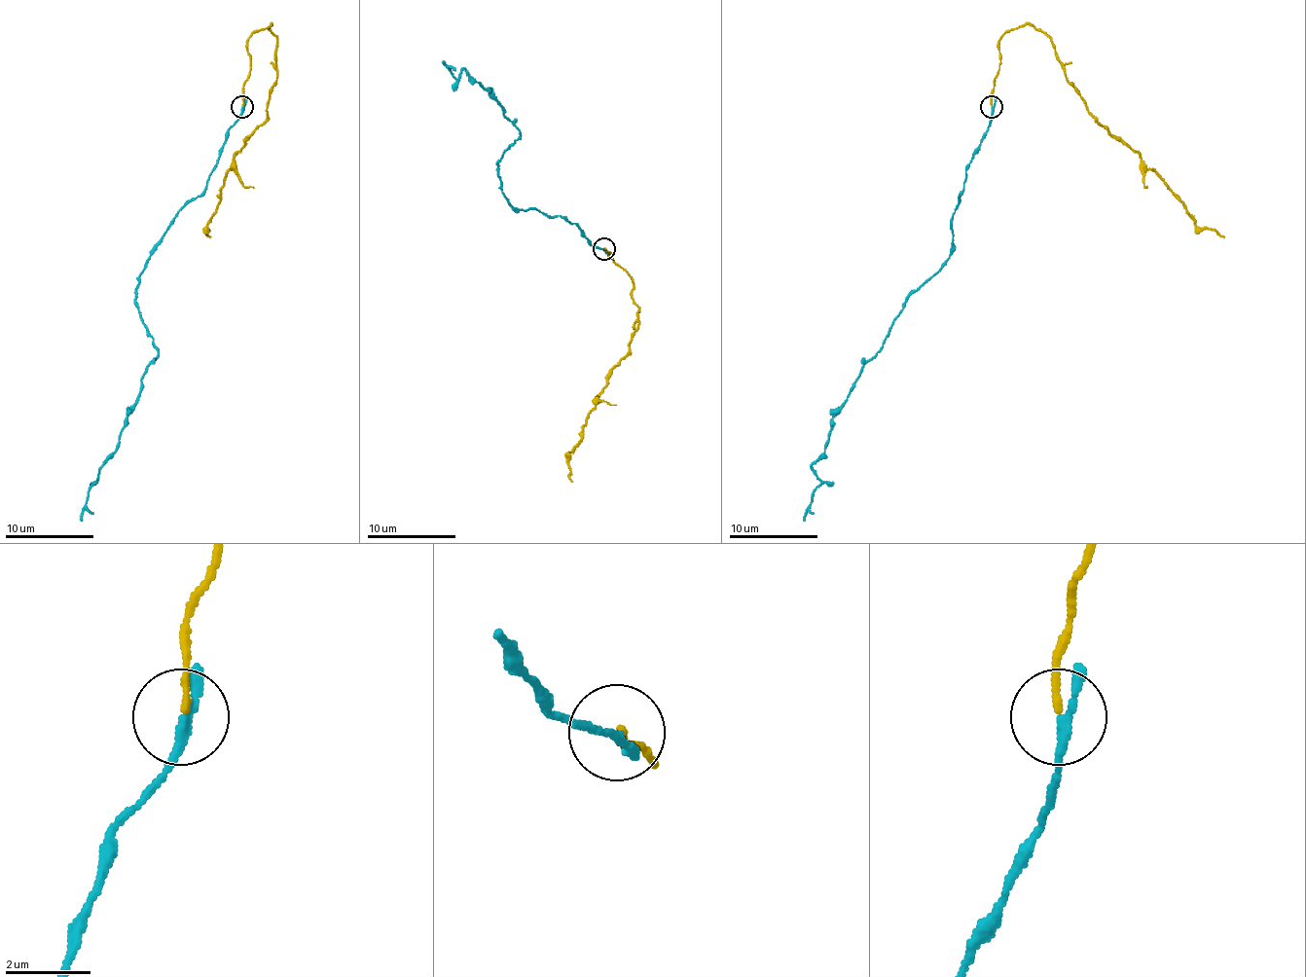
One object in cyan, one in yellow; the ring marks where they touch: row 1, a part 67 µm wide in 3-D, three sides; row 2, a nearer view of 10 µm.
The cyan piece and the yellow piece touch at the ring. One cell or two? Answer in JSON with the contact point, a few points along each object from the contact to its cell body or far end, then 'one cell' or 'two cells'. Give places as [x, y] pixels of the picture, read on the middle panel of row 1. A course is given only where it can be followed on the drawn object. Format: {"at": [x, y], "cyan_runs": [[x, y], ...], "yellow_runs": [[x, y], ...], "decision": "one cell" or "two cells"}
{"at": [604, 249], "cyan_runs": [[604, 249], [569, 221], [509, 202], [498, 164], [520, 131], [480, 83], [464, 69], [455, 78], [445, 60]], "yellow_runs": [[604, 249], [632, 278], [638, 323], [629, 351], [598, 396], [582, 425], [582, 439], [569, 454], [573, 481]], "decision": "two cells"}

